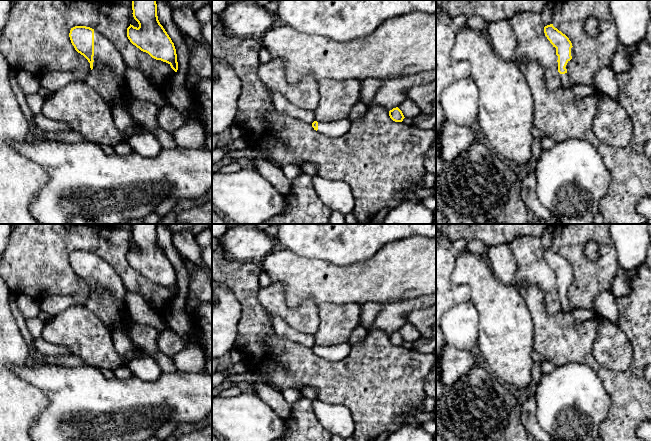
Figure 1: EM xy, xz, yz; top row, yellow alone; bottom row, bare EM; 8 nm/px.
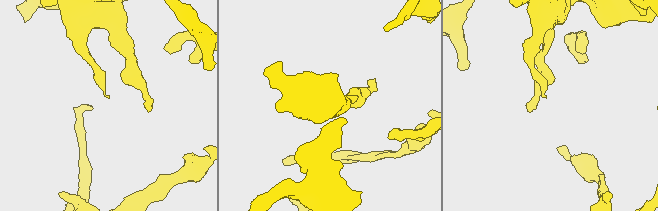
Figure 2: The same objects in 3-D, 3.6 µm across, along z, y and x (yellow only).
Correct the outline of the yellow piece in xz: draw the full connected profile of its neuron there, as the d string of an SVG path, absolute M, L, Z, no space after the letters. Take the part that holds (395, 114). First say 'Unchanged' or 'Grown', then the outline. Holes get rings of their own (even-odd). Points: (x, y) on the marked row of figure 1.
Unchanged. M396 107L389 111L390 118L395 122L402 122L405 118L402 111Z

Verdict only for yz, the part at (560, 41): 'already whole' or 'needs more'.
needs more

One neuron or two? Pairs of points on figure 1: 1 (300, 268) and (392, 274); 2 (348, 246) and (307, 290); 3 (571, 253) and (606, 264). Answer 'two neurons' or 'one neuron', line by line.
1: one neuron
2: two neurons
3: one neuron

